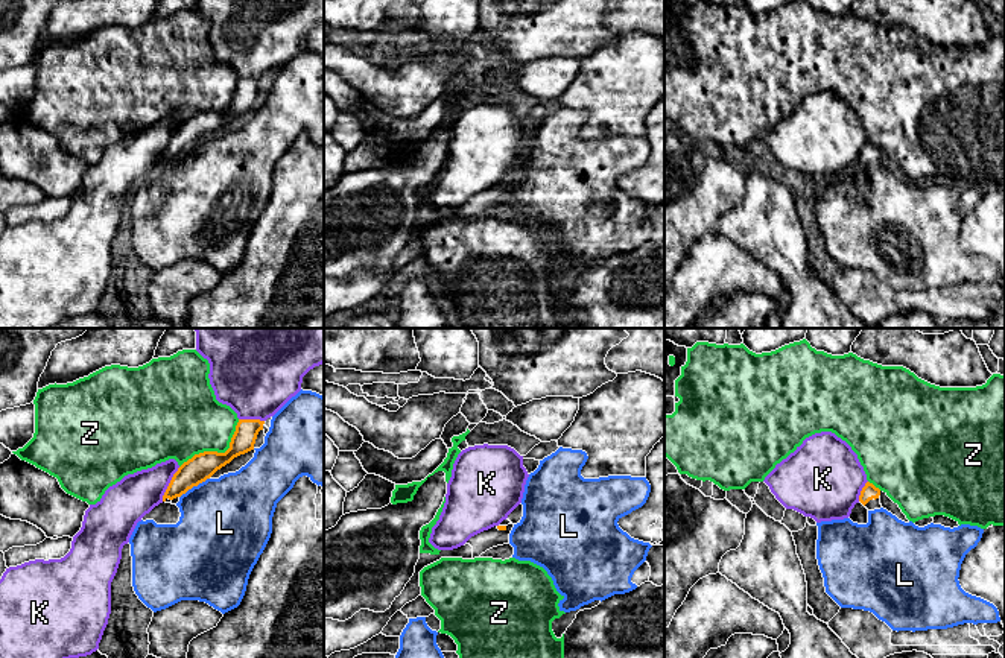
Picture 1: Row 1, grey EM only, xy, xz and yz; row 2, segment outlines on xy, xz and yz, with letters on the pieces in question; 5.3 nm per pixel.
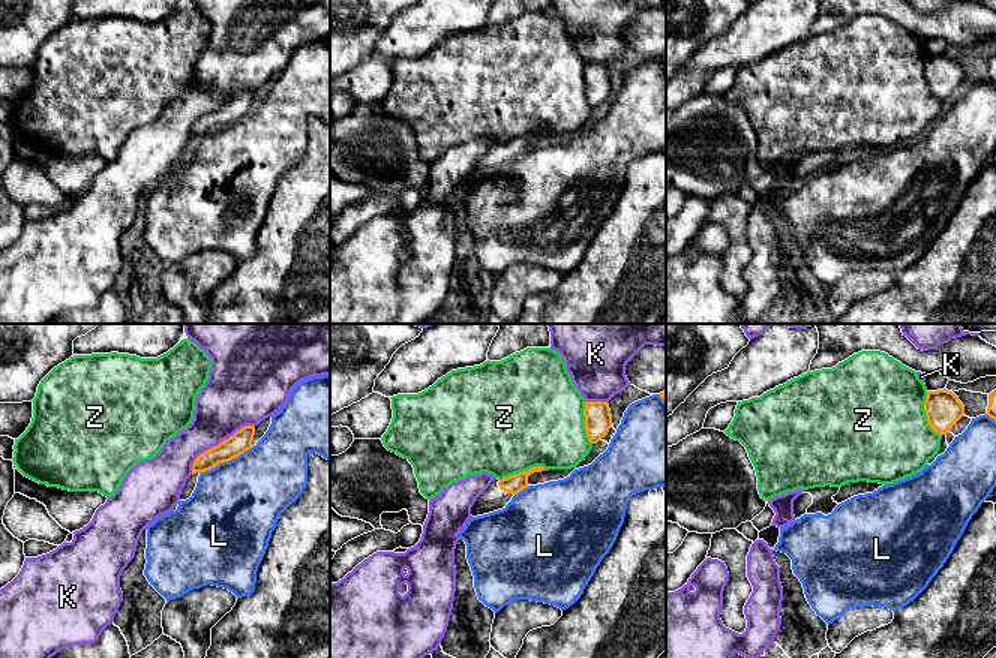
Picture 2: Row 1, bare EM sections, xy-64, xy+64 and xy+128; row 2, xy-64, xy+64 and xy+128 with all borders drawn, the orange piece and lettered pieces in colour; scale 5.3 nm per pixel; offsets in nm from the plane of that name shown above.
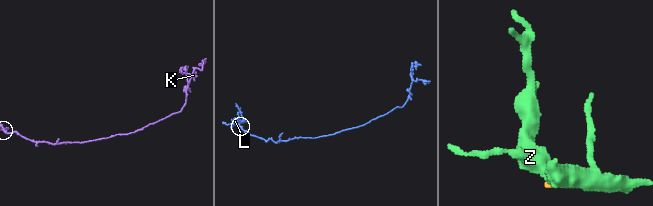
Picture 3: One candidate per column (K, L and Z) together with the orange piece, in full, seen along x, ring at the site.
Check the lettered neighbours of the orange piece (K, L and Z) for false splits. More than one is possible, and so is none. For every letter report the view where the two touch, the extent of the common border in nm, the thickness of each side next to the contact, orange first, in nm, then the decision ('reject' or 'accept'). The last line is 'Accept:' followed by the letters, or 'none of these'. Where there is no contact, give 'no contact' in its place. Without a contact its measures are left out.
K: xy | 200 nm | 140/240 nm | reject
L: xy | 190 nm | 140/460 nm | reject
Z: xy | 400 nm | 140/400 nm | reject
Accept: none of these

